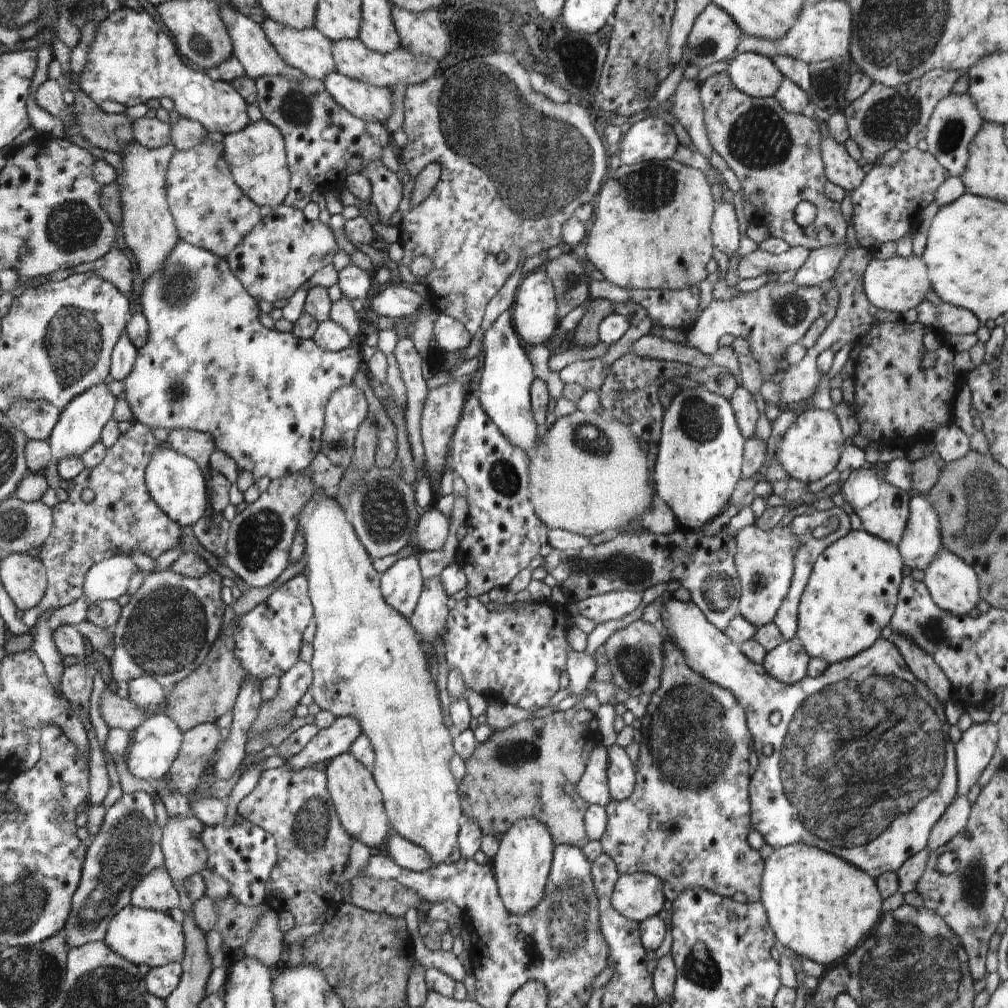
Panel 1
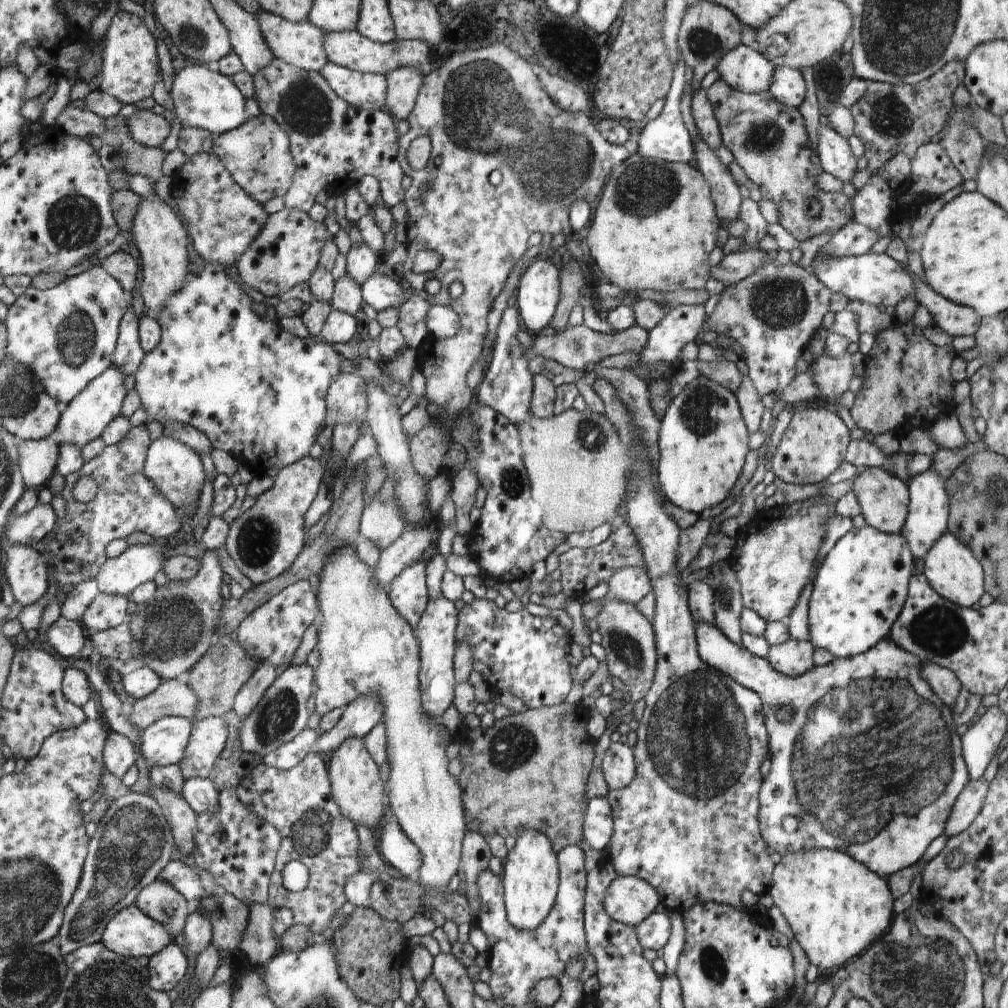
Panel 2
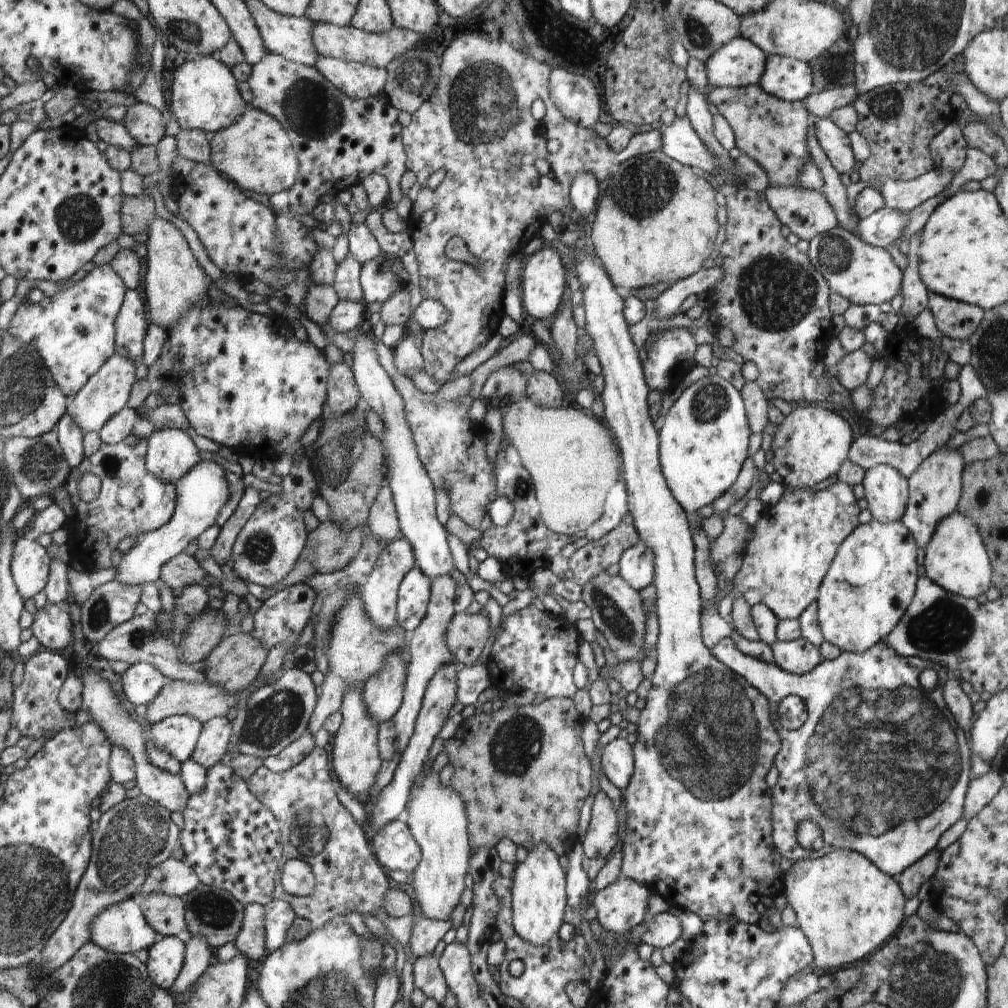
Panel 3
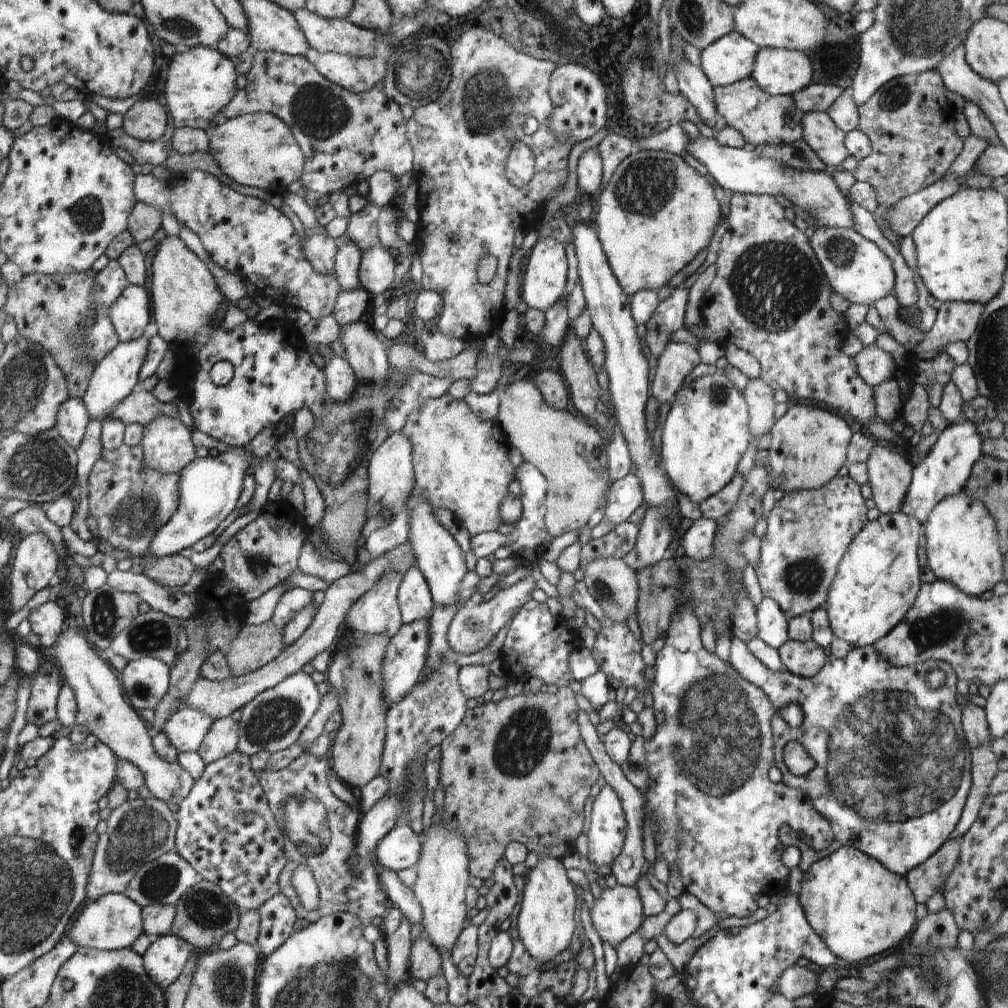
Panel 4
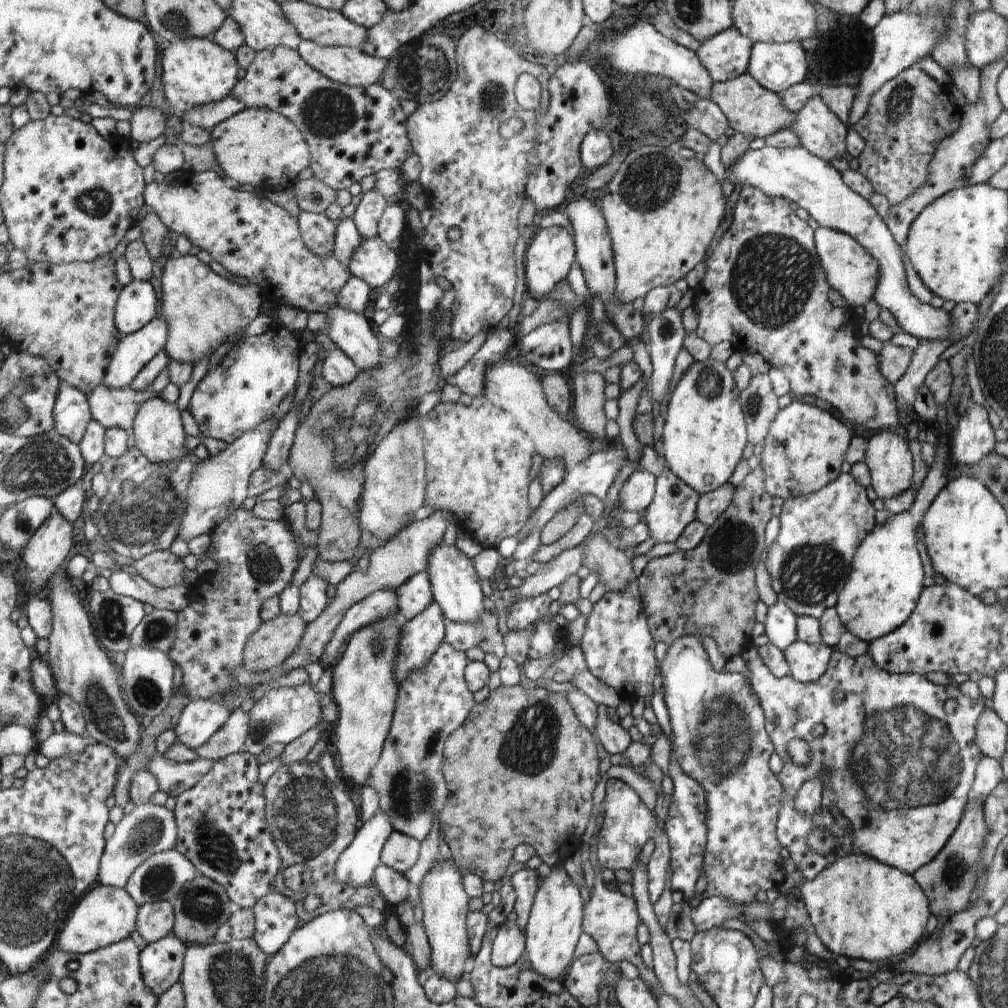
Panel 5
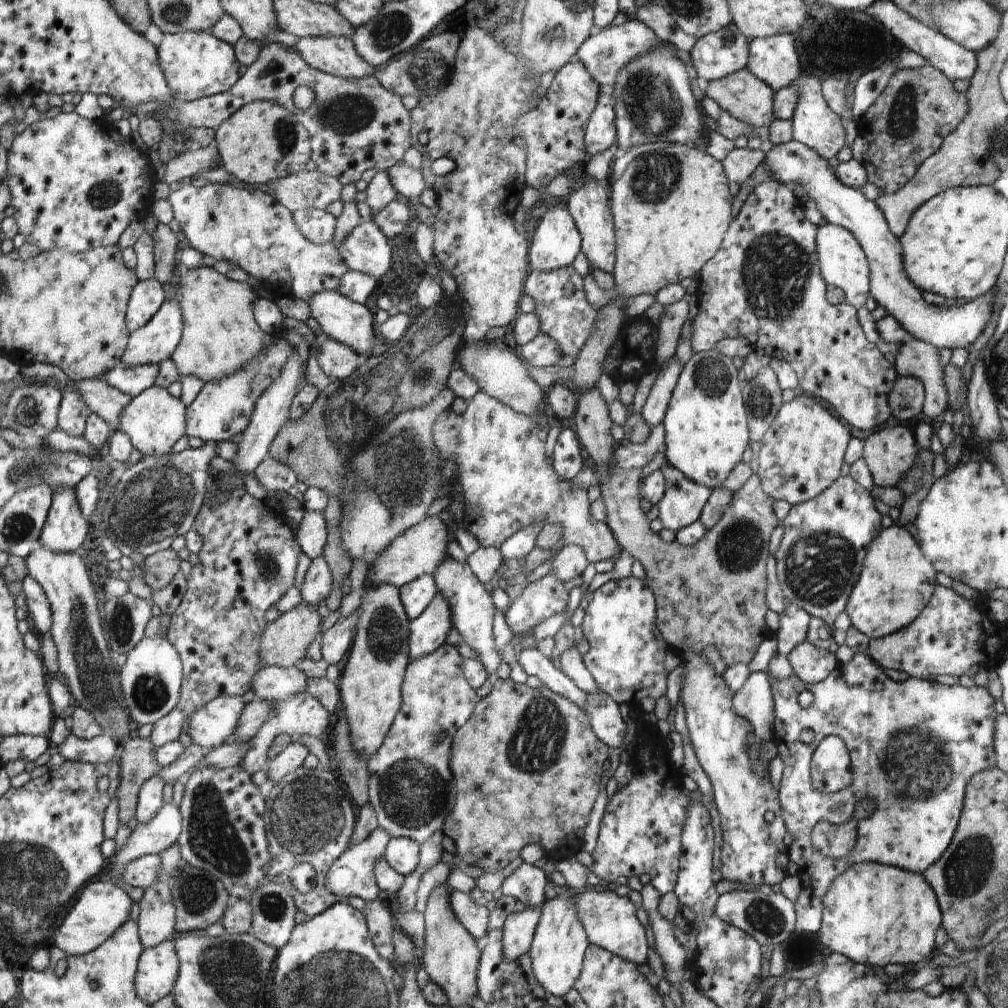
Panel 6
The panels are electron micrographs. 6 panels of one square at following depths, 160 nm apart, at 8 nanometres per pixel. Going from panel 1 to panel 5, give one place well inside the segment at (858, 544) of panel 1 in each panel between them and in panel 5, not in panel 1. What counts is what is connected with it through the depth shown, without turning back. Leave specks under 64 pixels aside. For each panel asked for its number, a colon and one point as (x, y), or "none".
2: (859, 589)
3: (872, 580)
4: (878, 580)
5: (886, 580)

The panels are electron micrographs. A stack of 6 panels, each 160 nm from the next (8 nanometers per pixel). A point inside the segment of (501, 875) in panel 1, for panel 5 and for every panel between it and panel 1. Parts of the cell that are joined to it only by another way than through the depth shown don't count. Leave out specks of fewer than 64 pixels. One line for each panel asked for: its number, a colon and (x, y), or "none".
2: (530, 873)
3: (539, 893)
4: (546, 923)
5: (556, 917)

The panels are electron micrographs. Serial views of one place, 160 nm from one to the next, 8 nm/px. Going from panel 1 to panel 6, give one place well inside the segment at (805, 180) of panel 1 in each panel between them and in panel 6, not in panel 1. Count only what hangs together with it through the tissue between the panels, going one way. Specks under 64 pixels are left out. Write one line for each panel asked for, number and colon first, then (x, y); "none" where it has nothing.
2: (769, 141)
3: (773, 132)
4: (760, 118)
5: (751, 109)
6: (741, 94)

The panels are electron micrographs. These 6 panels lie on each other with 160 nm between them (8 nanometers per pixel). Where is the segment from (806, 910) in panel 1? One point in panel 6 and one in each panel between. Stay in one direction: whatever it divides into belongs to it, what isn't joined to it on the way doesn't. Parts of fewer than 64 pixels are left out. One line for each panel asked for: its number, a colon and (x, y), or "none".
2: (837, 907)
3: (847, 907)
4: (860, 909)
5: (860, 908)
6: (876, 915)

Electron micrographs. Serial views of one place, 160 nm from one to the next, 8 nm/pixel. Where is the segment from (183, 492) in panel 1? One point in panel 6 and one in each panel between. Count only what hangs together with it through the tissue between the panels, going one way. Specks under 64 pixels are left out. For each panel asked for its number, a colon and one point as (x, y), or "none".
2: (177, 468)
3: (172, 454)
4: (166, 443)
5: (157, 430)
6: (154, 421)

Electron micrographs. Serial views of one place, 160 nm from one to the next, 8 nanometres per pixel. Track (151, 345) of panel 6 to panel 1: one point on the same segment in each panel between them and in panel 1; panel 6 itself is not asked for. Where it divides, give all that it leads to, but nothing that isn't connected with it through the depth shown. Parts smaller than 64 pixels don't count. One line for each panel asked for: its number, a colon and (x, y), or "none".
1: (79, 427)
2: (83, 419)
3: (108, 391)
4: (117, 375)
5: (137, 350)

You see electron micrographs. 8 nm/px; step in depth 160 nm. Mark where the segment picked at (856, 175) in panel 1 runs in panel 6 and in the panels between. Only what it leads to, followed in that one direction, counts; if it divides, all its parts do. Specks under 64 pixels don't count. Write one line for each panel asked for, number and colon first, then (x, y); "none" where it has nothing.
2: (832, 150)
3: (835, 143)
4: (826, 140)
5: (818, 129)
6: (814, 124)

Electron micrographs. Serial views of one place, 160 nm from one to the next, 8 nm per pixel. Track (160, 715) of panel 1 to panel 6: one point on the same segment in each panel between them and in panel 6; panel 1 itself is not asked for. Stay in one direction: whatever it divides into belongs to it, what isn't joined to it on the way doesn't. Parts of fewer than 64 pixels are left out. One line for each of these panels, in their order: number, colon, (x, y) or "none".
2: (164, 743)
3: (178, 735)
4: (187, 729)
5: (202, 718)
6: (211, 727)

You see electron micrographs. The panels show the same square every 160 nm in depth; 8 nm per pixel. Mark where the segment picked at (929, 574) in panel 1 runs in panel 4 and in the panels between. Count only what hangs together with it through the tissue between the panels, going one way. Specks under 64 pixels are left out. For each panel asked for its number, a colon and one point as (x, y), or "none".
2: (952, 570)
3: (956, 559)
4: (963, 547)

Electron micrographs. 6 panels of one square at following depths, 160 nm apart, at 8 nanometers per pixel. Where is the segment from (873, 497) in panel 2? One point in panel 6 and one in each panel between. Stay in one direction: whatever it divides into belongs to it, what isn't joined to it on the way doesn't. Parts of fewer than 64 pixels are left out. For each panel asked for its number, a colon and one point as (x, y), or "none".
3: (885, 489)
4: (890, 474)
5: (888, 457)
6: (889, 453)

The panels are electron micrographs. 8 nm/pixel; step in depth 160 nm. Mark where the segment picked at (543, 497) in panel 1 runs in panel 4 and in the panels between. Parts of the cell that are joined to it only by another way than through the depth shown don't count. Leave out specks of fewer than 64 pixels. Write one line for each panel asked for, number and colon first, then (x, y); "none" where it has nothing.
2: (578, 469)
3: (573, 460)
4: (568, 450)

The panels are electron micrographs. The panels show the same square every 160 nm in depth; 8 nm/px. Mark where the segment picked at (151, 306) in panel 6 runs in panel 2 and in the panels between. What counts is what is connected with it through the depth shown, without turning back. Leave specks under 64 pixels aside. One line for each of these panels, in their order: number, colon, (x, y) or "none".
2: (128, 356)
3: (131, 325)
4: (130, 314)
5: (136, 308)

